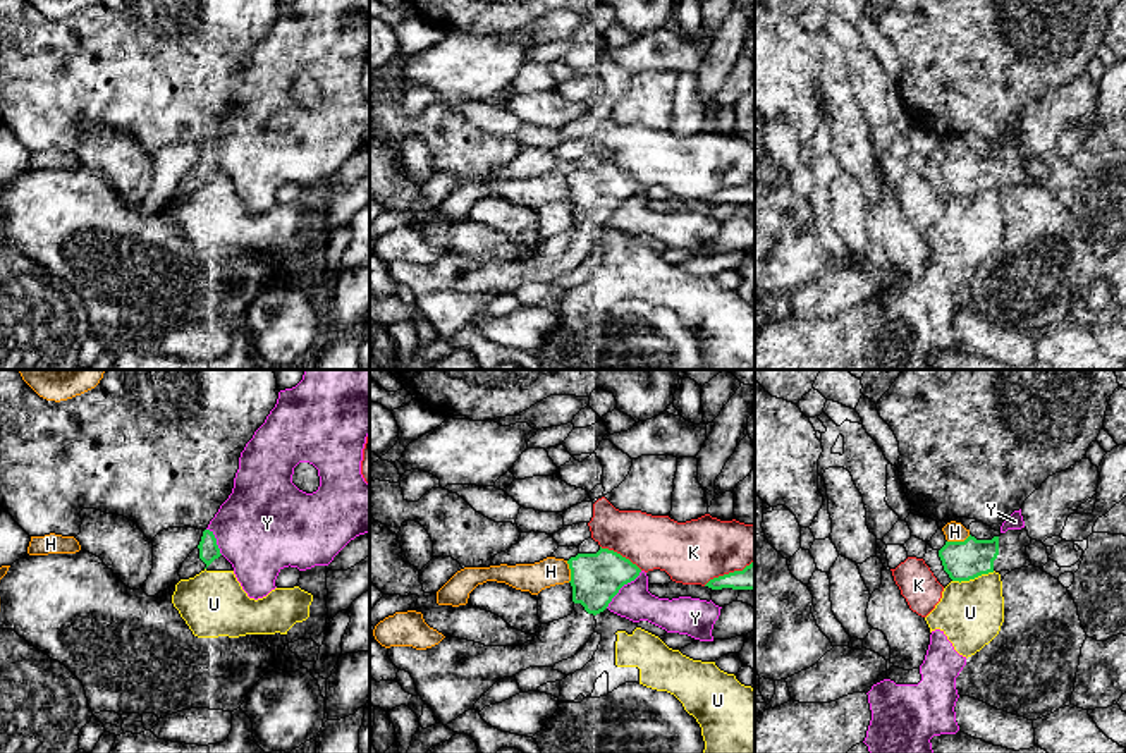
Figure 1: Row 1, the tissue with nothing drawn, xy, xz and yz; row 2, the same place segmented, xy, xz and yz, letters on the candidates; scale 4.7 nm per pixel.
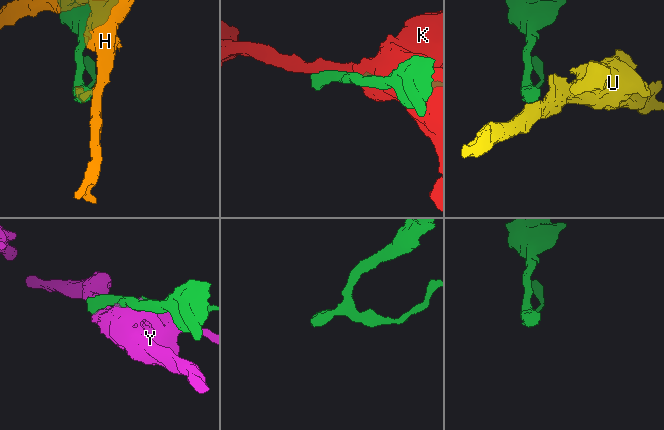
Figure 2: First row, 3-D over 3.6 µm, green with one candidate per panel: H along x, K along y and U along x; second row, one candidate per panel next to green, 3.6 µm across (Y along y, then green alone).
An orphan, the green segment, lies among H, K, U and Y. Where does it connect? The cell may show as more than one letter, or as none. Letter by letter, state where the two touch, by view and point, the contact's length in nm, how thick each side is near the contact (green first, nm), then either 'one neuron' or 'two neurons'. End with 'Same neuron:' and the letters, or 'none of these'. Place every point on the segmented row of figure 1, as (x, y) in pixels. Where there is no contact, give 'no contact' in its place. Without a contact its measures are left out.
H: meets green in yz at (958, 542); contact 120 nm long; 190 nm thick on the green side, 100 nm on the other; two neurons
K: meets green in xz at (619, 554); contact 240 nm long; 240 nm thick on the green side, 260 nm on the other; two neurons
U: meets green in yz at (973, 578); contact 200 nm long; 190 nm thick on the green side, 300 nm on the other; two neurons
Y: meets green in xz at (621, 587); contact 240 nm long; 240 nm thick on the green side, 170 nm on the other; two neurons
Same neuron: none of these

